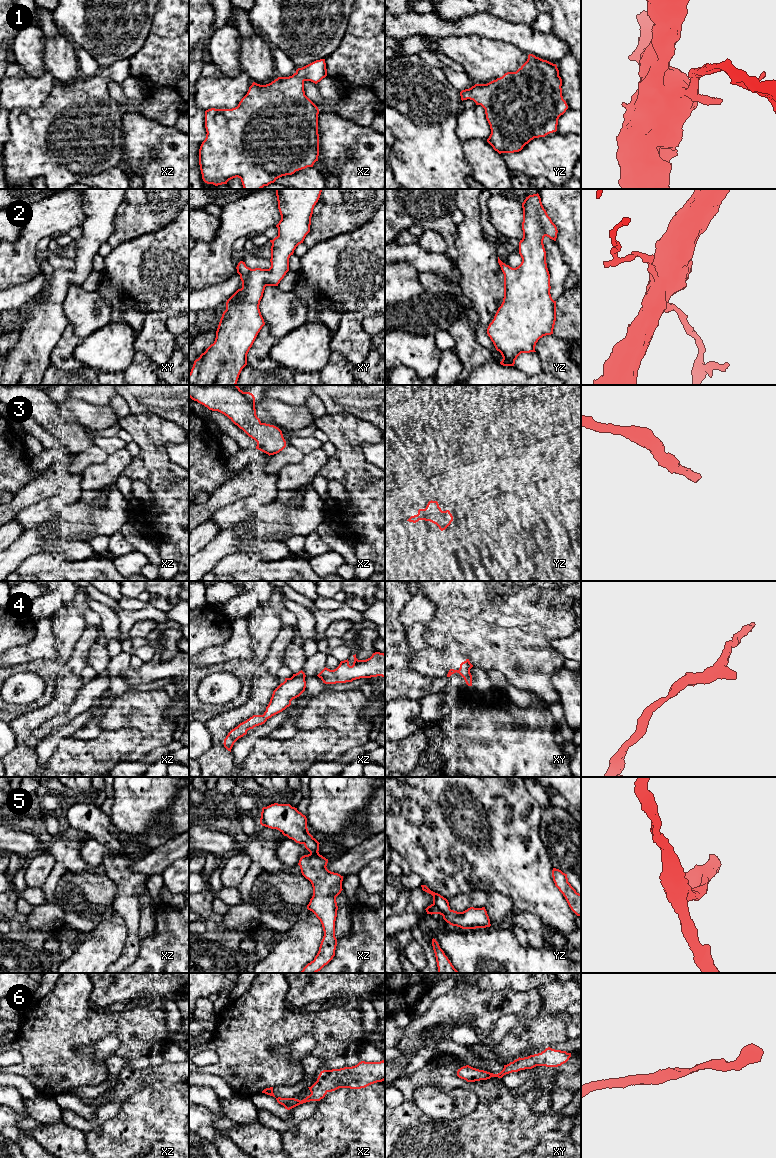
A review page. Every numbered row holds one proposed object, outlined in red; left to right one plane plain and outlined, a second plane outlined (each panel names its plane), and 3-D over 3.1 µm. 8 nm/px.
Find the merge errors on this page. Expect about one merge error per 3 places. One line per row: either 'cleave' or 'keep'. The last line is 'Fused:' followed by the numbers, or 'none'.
1: keep
2: keep
3: keep
4: keep
5: keep
6: keep
Fused: none

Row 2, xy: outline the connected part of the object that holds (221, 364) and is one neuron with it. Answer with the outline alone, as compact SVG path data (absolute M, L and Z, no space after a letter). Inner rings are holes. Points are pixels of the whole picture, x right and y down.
M276 189L281 220L276 225L278 236L270 240L272 243L270 249L271 267L269 269L251 269L243 261L238 263L236 269L242 281L242 288L227 300L226 310L220 319L215 341L194 361L189 373L189 385L237 384L242 369L247 365L247 354L265 325L259 309L265 287L278 286L289 271L289 258L310 232L313 209L321 192L322 189Z

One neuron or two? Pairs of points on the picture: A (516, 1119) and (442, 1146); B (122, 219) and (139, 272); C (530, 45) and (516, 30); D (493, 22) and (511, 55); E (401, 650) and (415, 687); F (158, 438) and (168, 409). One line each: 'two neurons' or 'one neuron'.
A: one neuron
B: two neurons
C: one neuron
D: two neurons
E: one neuron
F: two neurons

